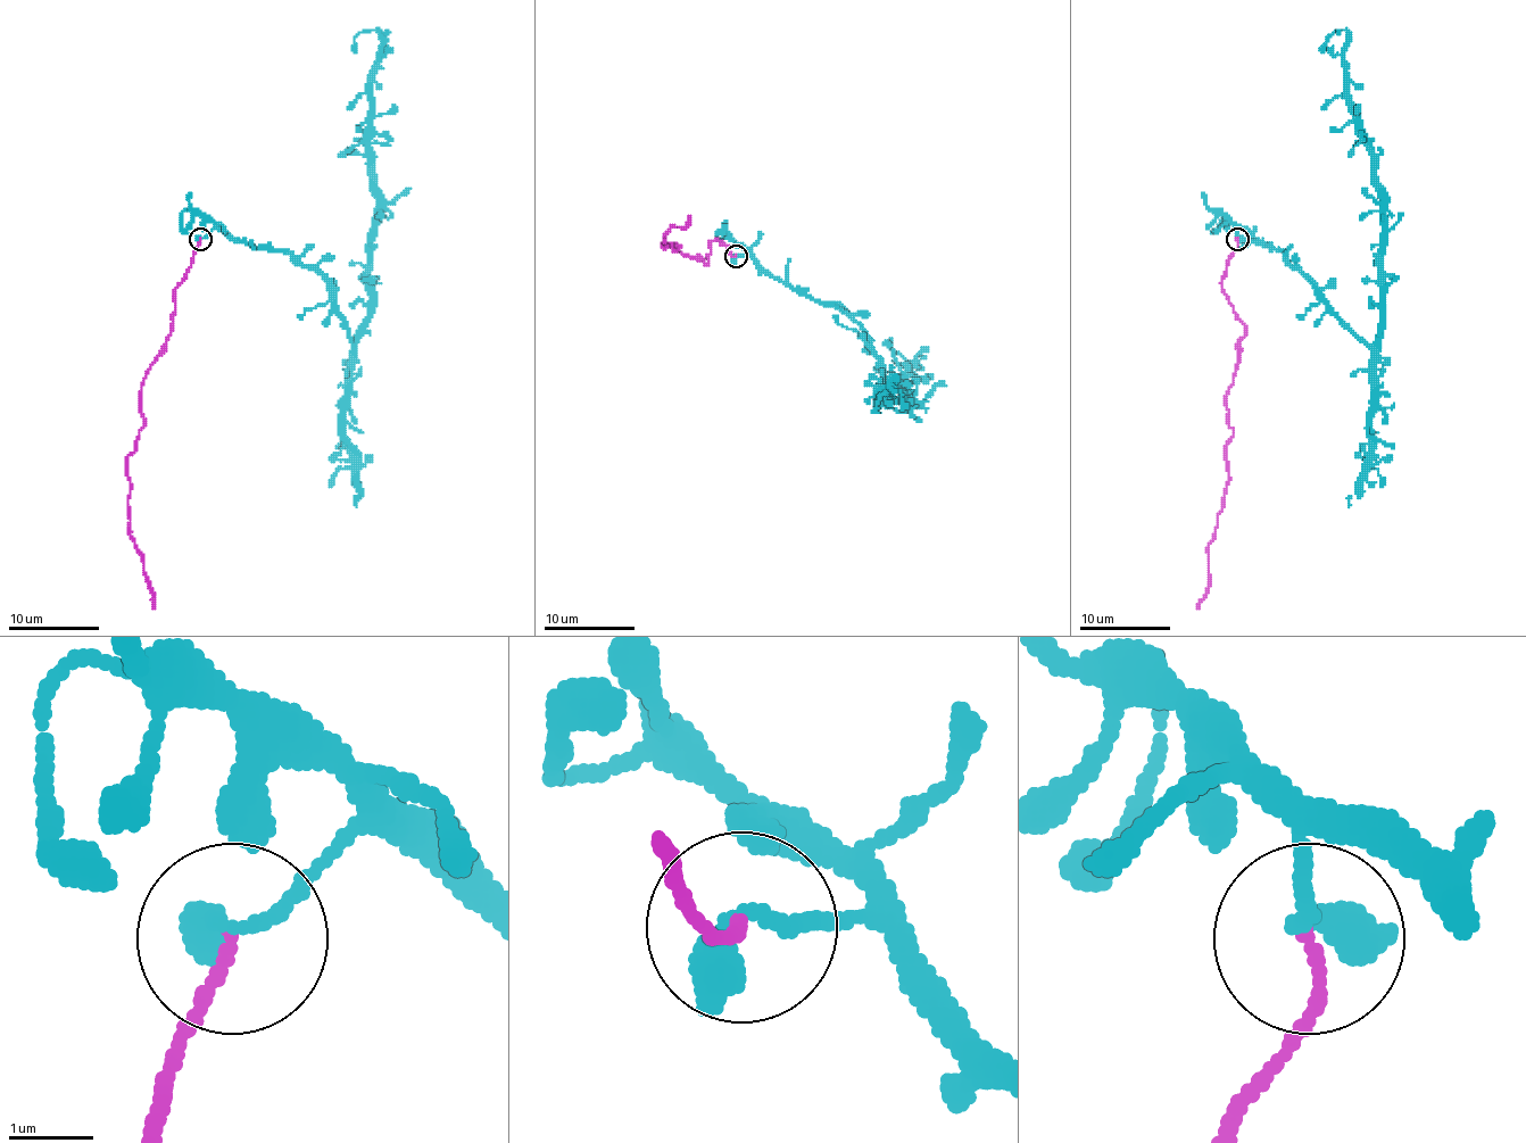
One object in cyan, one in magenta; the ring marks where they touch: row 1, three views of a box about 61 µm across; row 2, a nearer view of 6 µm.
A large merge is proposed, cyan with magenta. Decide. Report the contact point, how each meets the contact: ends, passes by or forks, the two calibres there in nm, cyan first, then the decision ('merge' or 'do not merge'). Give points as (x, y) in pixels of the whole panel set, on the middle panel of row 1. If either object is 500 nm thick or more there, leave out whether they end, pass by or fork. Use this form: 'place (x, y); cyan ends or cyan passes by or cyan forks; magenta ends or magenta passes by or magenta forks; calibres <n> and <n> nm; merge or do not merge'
place (736, 256); cyan ends; magenta ends; calibres 440 and 140 nm; do not merge

